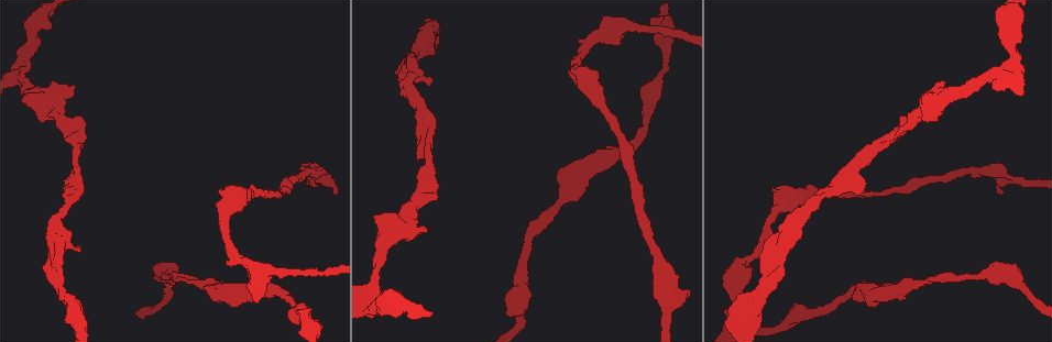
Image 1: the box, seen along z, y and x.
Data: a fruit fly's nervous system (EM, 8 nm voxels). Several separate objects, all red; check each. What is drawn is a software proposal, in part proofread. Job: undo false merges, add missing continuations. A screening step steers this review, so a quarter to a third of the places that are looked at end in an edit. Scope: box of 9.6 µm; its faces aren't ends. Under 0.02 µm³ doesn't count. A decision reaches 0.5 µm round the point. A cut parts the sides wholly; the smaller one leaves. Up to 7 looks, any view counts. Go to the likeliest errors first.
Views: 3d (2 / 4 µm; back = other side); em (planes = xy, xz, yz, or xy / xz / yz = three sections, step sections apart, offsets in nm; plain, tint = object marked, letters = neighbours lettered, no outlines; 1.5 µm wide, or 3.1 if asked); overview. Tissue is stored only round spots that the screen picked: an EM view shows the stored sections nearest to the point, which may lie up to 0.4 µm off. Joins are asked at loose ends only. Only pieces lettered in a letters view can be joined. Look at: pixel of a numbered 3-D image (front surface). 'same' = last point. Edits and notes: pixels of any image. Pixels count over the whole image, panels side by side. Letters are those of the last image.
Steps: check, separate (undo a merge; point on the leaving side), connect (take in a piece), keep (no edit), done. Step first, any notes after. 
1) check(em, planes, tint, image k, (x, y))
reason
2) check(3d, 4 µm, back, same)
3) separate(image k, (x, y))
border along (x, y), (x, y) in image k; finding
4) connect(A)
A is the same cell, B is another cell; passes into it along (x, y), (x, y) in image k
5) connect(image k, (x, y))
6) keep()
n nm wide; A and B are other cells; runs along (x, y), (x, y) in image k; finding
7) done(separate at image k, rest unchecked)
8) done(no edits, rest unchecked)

check(em, planes, tint, image 1, (297, 310))
an open end

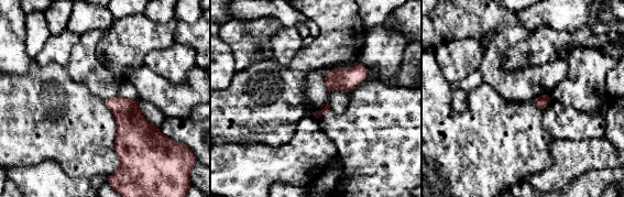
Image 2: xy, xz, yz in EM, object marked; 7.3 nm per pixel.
check(em, planes, letters, same)

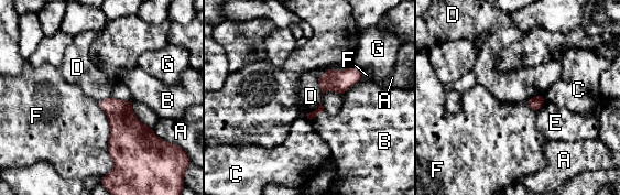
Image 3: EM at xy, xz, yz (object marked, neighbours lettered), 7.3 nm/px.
keep()
A, B, C, D, E, F and G are other cells; border along (322, 100), (305, 119) in image 3; no lettered piece goes on from it

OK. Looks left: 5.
check(em, planes, letters, image 1, (426, 228))

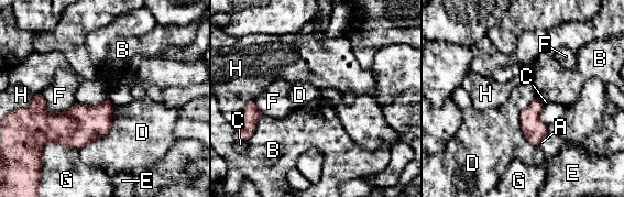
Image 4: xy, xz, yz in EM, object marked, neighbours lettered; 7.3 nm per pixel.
keep()
A, B, C, D, E, F, G and H are other cells; border along (113, 105), (110, 130), (78, 150) in image 4; no lettered piece goes on from it

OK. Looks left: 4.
check(em, xy, step 4, tint, image 1, (30, 43))
calibre changes

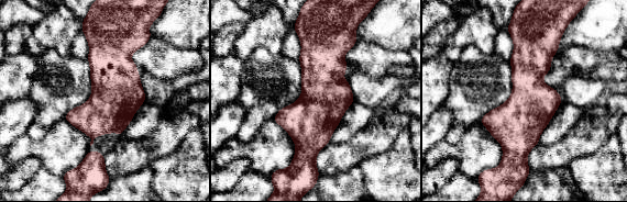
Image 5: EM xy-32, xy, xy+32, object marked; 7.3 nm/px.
check(em, xy, step 4, letters, same)

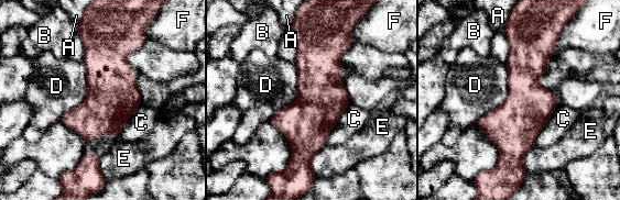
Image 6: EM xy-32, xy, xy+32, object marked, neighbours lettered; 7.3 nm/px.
keep()
340 nm wide; A, B, C, D, E and F are other cells; runs along (303, 34), (311, 45), (308, 164) in image 6; one cell here

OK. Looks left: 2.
done(no edits, rest unchecked)

